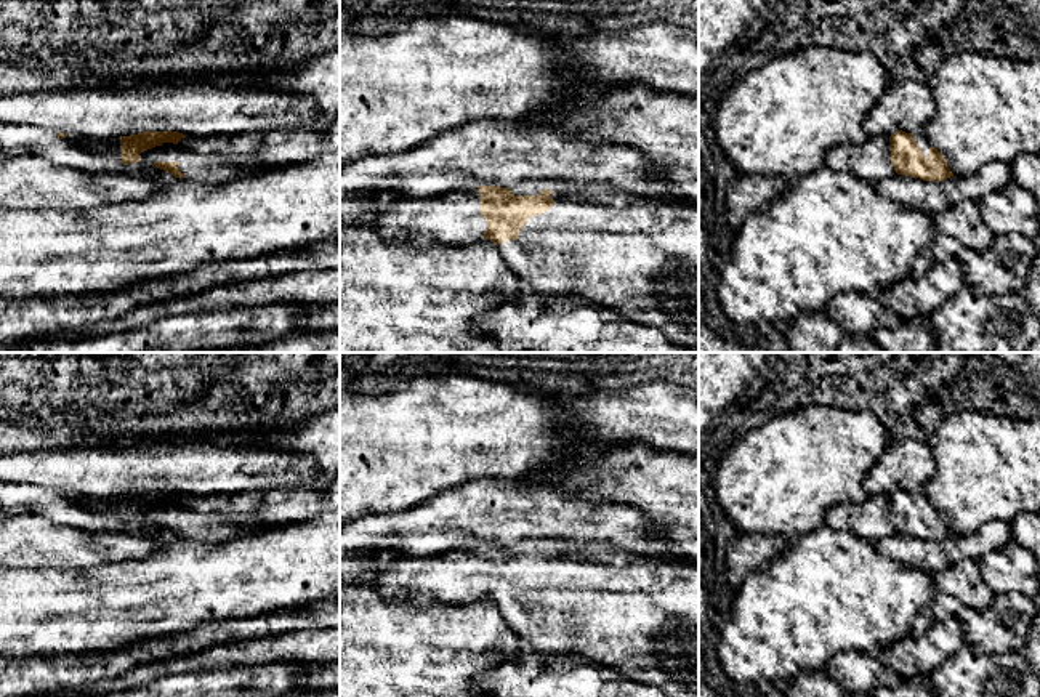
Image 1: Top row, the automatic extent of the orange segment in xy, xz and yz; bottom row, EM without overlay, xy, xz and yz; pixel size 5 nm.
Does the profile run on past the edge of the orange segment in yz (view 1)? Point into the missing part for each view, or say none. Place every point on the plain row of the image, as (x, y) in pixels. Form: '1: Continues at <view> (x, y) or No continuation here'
1: Continues at yz (920, 497)

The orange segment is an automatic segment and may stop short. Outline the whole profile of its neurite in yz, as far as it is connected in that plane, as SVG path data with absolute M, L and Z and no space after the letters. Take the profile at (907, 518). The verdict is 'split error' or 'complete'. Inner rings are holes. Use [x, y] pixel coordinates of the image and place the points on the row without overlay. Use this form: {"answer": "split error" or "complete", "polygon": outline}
{"answer": "split error", "polygon": "M897 489L889 495L891 522L897 534L923 540L945 540L953 535L945 516L929 503L923 490L905 492Z"}

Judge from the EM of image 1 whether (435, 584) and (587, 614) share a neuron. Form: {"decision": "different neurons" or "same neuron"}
{"decision": "same neuron"}

